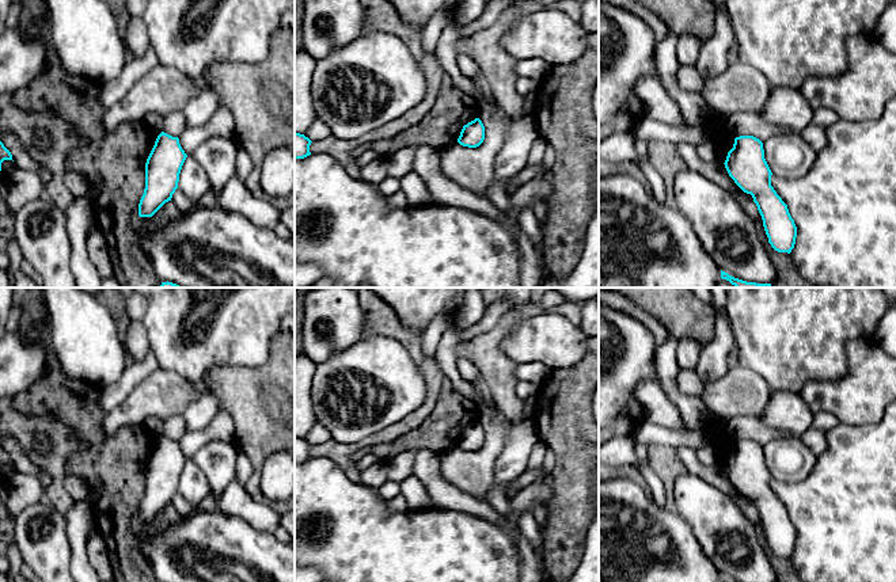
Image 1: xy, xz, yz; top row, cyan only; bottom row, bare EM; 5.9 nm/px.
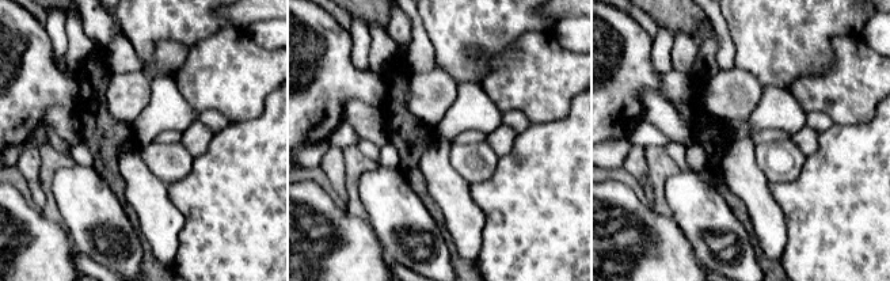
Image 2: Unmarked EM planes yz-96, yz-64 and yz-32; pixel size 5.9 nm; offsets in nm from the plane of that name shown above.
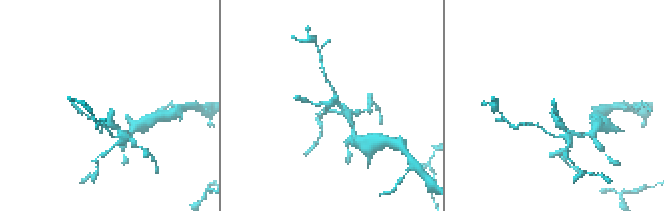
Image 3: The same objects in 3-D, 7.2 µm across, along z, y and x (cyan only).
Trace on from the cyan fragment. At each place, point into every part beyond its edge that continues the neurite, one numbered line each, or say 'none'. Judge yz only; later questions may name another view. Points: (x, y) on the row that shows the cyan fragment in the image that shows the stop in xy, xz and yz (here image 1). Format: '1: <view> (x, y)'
none

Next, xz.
none

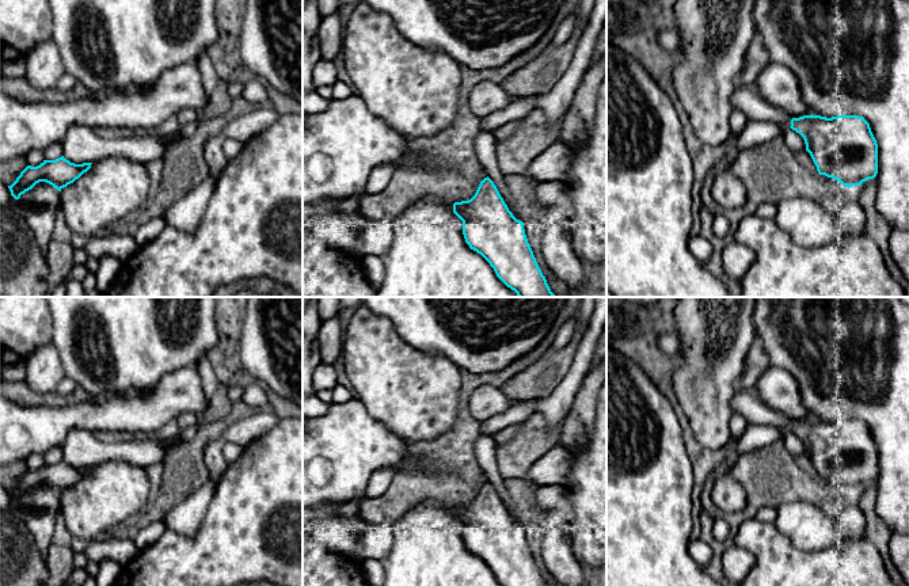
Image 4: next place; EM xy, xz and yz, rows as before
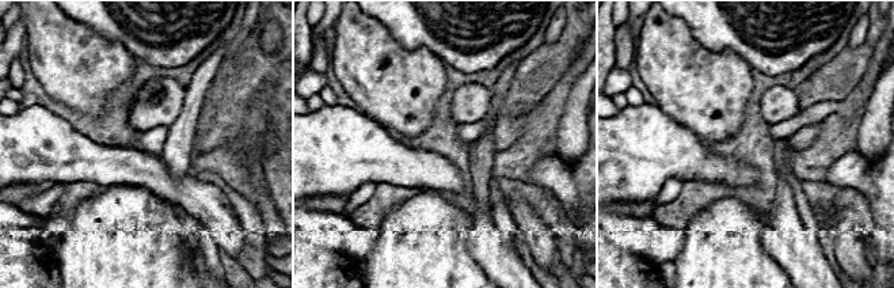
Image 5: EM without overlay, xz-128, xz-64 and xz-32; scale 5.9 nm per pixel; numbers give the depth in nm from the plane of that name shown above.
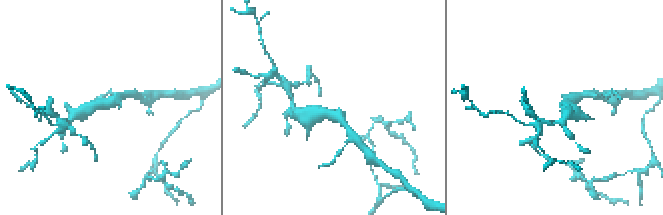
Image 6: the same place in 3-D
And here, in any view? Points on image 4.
1: yz (745, 98)

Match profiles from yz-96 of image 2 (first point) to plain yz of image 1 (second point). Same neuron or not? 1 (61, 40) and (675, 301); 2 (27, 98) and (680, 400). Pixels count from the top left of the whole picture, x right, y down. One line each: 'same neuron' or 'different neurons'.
1: different neurons
2: different neurons

